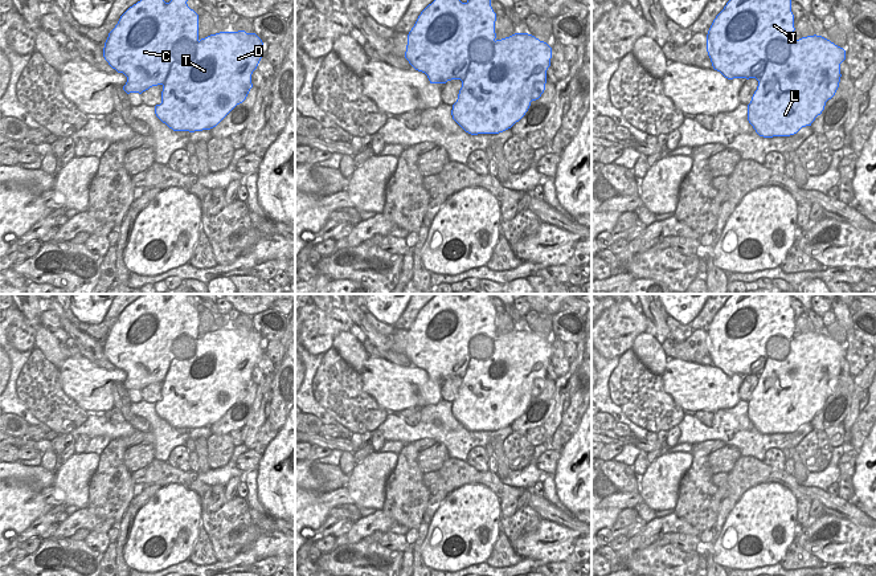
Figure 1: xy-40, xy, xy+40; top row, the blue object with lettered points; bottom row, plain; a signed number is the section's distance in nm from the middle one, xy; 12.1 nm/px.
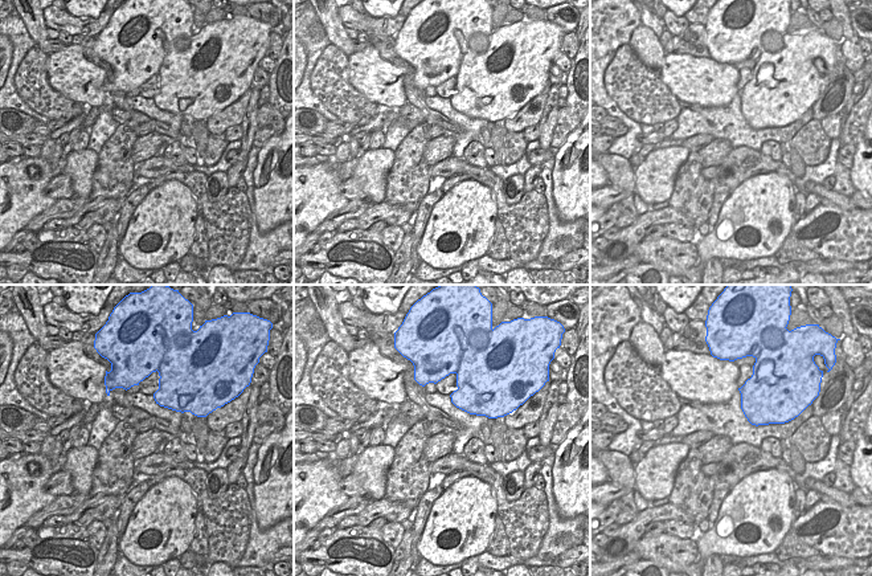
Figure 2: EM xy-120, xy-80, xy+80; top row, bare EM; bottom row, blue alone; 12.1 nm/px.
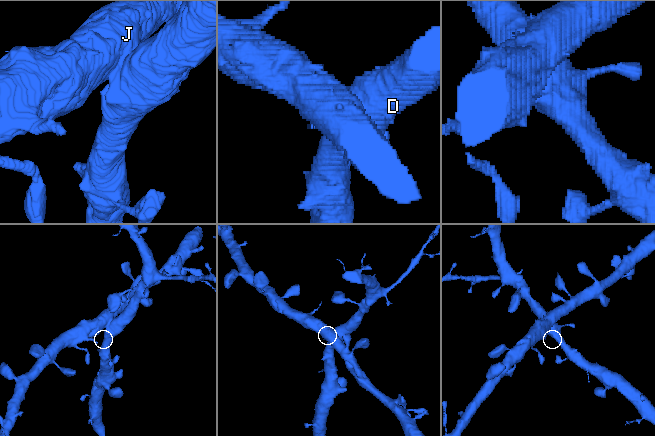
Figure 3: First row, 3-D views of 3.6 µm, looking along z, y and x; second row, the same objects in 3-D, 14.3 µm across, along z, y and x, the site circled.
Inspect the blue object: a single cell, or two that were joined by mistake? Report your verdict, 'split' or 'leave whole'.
split

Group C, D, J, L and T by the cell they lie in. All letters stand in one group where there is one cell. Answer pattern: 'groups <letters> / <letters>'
groups C J / D L T

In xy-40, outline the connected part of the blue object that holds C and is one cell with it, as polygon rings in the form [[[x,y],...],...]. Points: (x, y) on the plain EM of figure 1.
[[[143,294],[120,312],[115,324],[109,330],[103,344],[103,354],[112,365],[127,373],[127,379],[123,383],[127,391],[142,391],[152,383],[164,381],[173,360],[173,346],[176,342],[184,335],[187,339],[198,338],[198,311],[188,303],[188,295],[171,294],[171,298],[165,299],[164,294]]]

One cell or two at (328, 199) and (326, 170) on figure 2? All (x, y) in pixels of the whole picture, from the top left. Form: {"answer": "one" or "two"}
{"answer": "one"}

